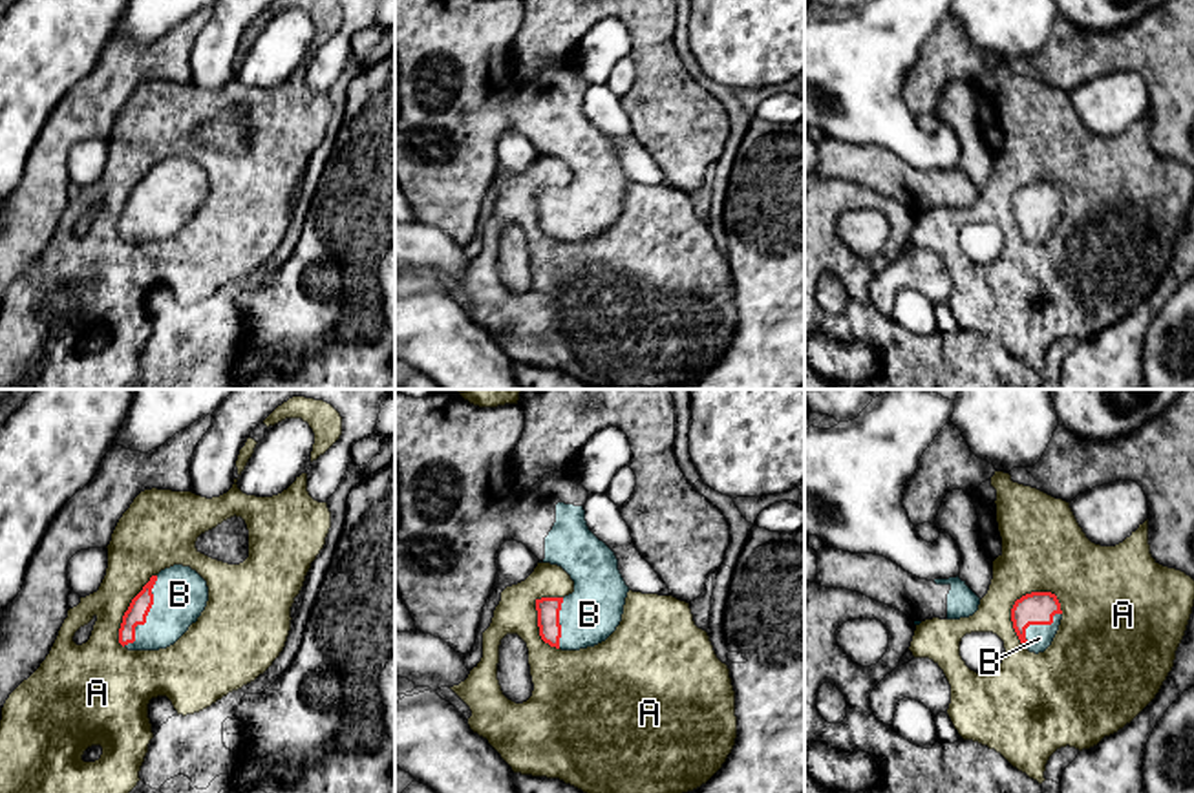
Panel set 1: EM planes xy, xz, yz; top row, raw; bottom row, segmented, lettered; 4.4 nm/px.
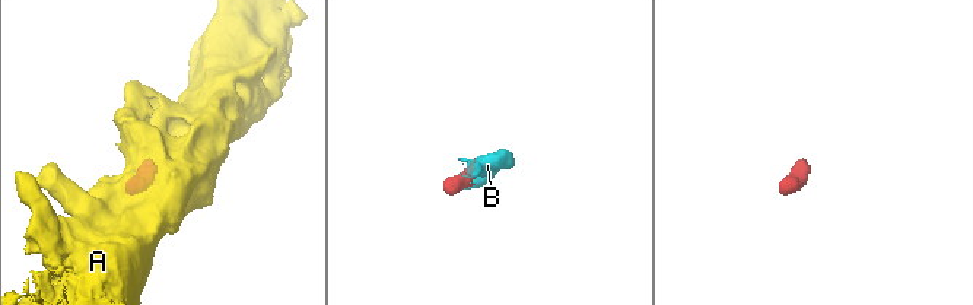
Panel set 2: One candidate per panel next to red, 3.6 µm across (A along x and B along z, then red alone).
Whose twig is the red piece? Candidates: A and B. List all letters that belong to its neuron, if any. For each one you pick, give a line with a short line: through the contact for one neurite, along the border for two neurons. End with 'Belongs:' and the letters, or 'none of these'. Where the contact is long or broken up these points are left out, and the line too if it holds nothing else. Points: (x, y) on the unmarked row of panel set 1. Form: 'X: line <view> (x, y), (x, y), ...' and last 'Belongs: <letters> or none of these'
B: line xy (139, 198), (147, 205), (158, 205), (180, 185)
Belongs: B

